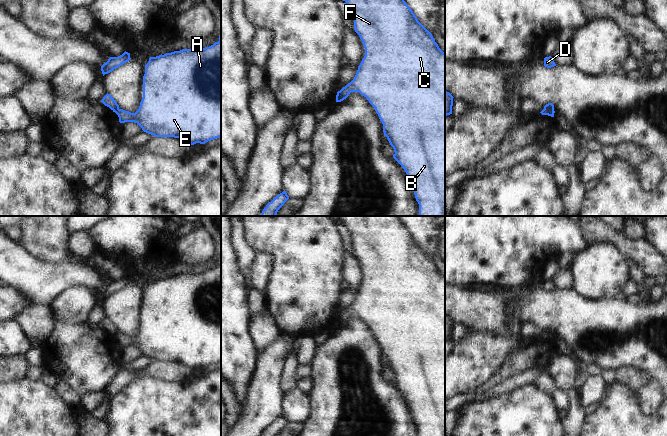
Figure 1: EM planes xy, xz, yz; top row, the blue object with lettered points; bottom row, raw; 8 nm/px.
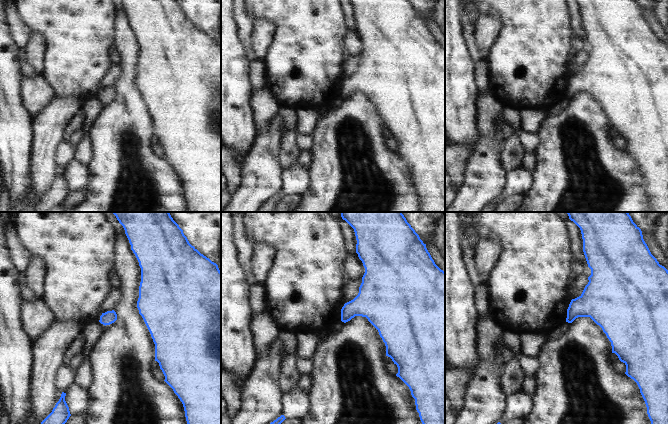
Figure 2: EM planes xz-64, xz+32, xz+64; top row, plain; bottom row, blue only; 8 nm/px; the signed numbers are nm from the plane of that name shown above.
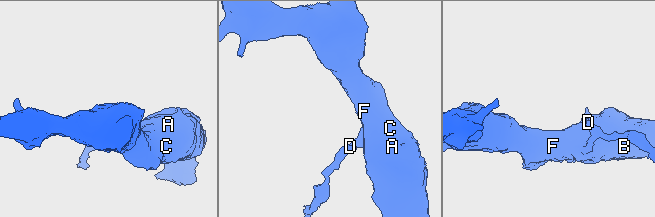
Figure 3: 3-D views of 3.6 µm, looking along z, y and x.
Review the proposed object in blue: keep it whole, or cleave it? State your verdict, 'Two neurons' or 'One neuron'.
Two neurons

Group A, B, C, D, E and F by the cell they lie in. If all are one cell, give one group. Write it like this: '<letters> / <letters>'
A B C E F / D

